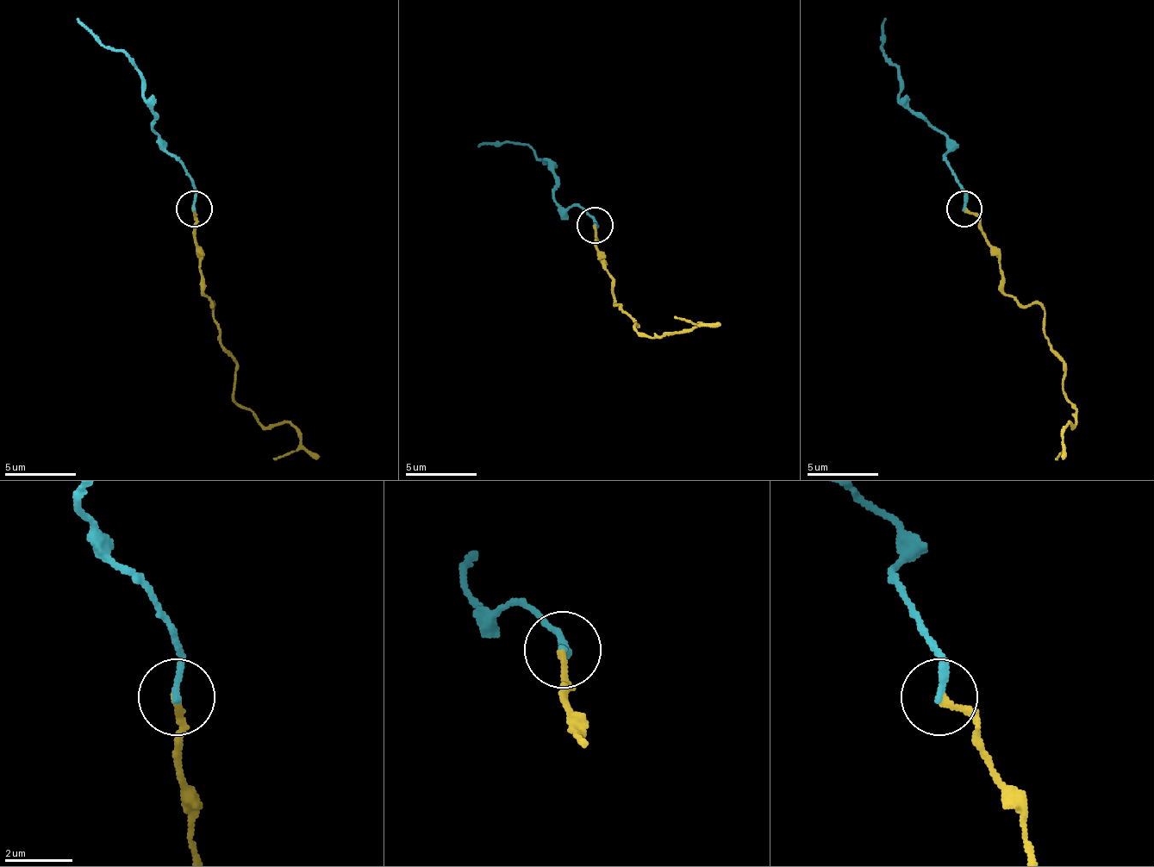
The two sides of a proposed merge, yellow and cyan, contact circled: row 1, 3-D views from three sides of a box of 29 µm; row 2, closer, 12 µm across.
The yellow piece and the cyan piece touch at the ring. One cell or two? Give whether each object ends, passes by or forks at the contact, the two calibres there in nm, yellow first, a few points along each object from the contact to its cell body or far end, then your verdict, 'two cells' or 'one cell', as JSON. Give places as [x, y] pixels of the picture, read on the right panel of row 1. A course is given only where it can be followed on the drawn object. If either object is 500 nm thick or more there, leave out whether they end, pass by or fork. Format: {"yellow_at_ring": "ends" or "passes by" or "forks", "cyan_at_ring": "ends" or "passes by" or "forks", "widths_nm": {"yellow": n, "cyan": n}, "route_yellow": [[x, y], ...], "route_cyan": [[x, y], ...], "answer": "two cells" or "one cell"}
{"yellow_at_ring": "ends", "cyan_at_ring": "ends", "widths_nm": {"yellow": 180, "cyan": 200}, "route_yellow": [[963, 211], [977, 219], [1002, 290], [1045, 312], [1049, 347], [1063, 362], [1063, 395], [1074, 405], [1057, 458]], "route_cyan": [[963, 208], [963, 186], [945, 161], [945, 136], [916, 115], [902, 93], [902, 75], [881, 50], [884, 17]], "answer": "one cell"}

